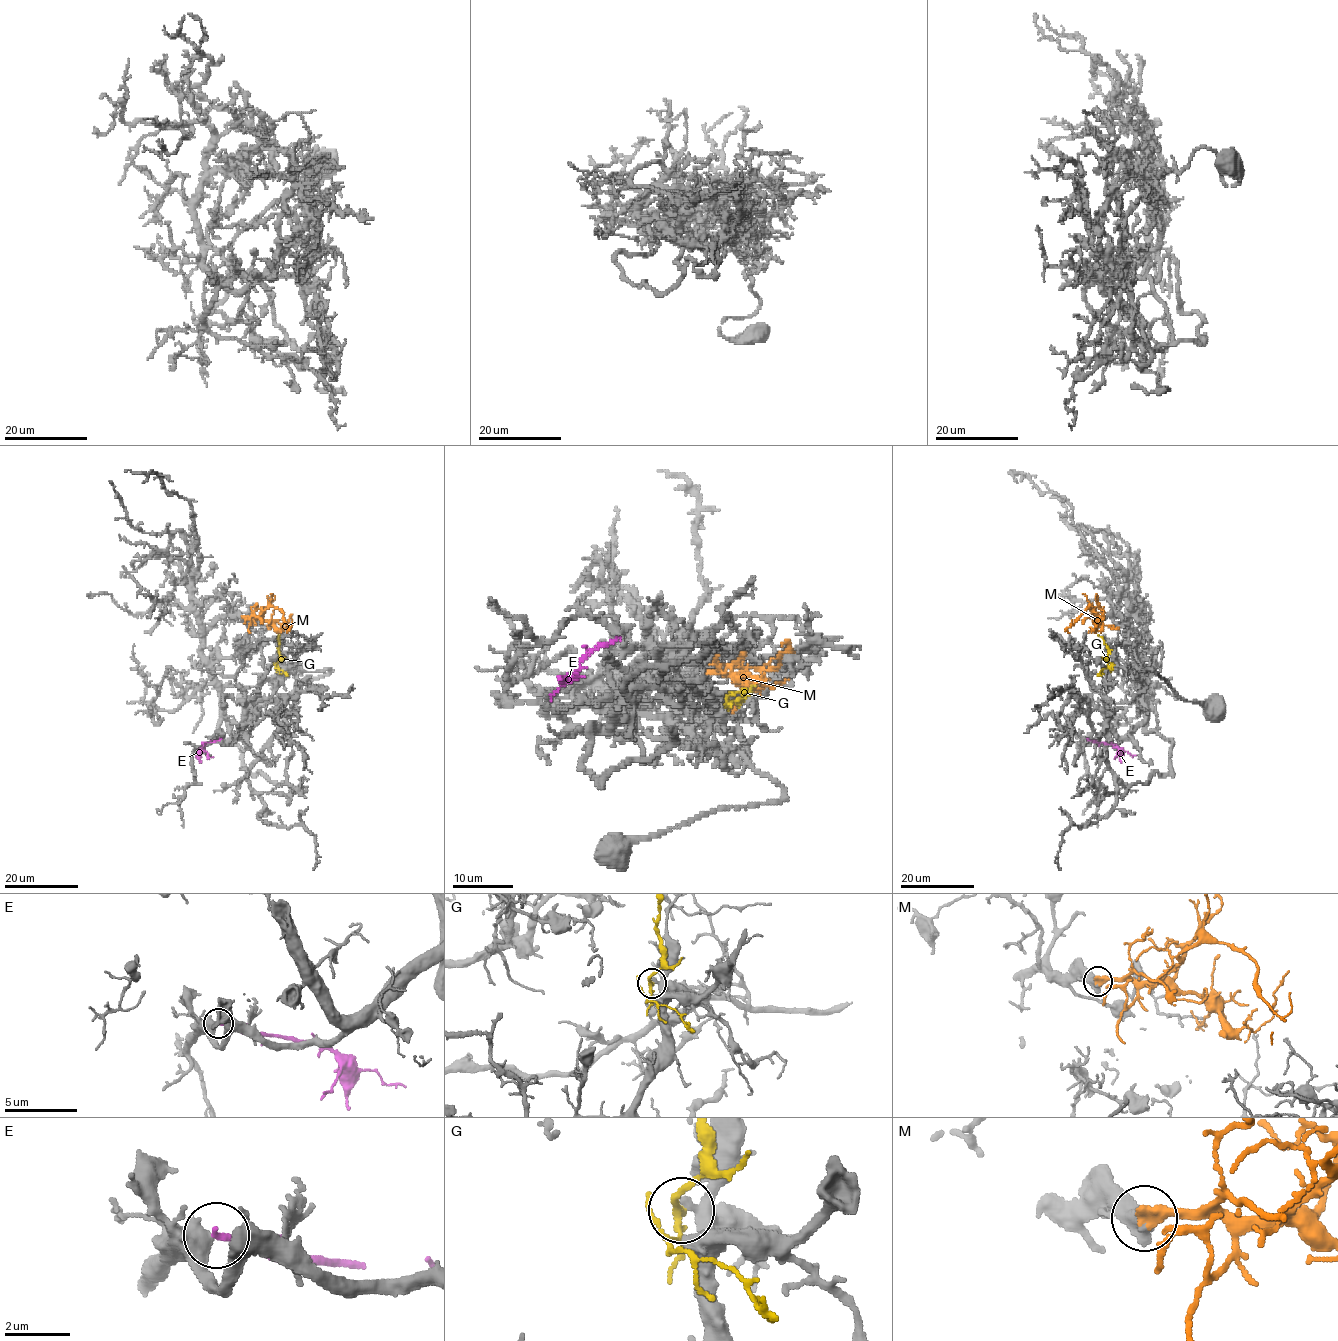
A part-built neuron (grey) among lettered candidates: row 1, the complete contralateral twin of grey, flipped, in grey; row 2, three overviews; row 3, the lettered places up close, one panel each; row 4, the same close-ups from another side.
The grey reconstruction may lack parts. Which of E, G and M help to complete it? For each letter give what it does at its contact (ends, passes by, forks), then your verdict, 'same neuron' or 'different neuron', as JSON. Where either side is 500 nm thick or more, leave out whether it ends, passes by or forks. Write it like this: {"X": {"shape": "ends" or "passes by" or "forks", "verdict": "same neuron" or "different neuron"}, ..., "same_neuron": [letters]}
{"E": {"shape": "ends", "verdict": "same neuron"}, "G": {"shape": "passes by", "verdict": "different neuron"}, "M": {"verdict": "same neuron"}, "same_neuron": ["E", "M"]}

